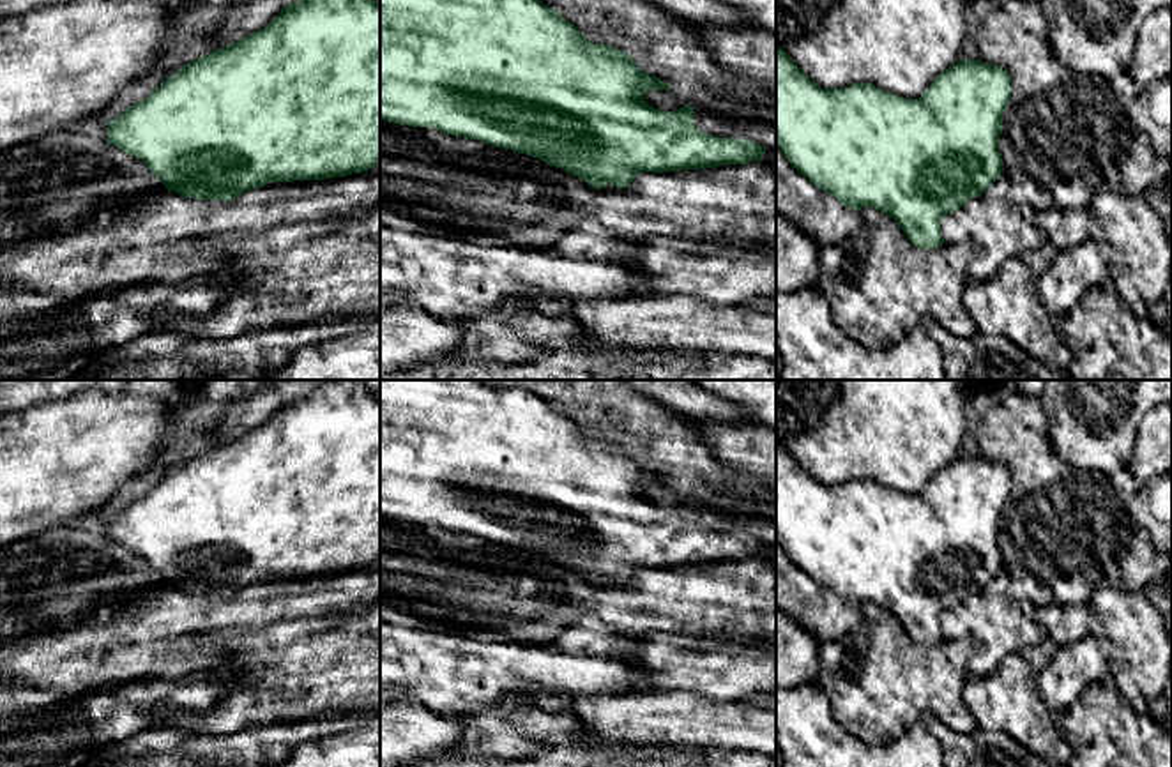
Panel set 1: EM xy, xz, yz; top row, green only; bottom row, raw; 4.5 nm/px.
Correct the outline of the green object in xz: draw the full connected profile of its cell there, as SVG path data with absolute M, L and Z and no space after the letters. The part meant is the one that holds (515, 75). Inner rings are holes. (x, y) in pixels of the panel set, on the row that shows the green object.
M380 0L380 120L410 127L433 127L445 134L527 154L585 180L594 189L603 189L608 184L624 189L643 171L666 173L762 161L765 147L758 143L702 133L693 124L695 108L688 104L670 113L651 106L643 95L652 90L670 90L670 85L643 72L628 53L590 42L573 23L541 0Z

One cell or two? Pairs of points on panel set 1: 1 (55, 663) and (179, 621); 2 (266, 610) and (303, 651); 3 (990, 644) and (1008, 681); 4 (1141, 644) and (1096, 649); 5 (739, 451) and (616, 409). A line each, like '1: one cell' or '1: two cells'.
1: one cell
2: two cells
3: two cells
4: two cells
5: two cells

